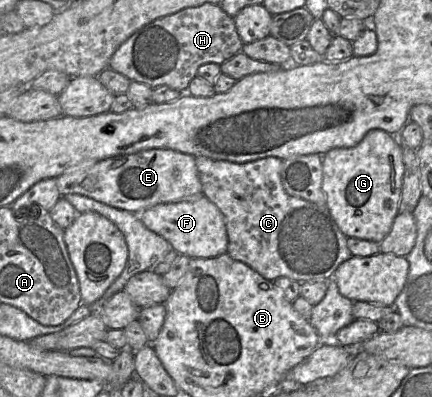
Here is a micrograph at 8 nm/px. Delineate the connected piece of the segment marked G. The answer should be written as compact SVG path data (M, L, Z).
M373 129L356 146L334 148L322 156L326 207L347 237L380 243L390 232L401 201L405 172L402 146L397 136Z

